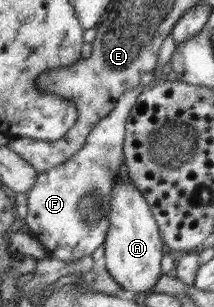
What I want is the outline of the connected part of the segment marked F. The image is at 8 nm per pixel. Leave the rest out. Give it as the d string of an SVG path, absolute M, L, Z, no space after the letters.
M140 84L117 97L116 103L106 117L101 117L92 127L82 147L66 161L35 175L32 187L27 191L27 211L24 214L29 234L46 249L47 255L63 262L80 259L84 255L94 255L94 249L102 245L108 227L107 213L111 202L111 189L119 170L123 170L122 145L125 122L136 96L140 93Z

